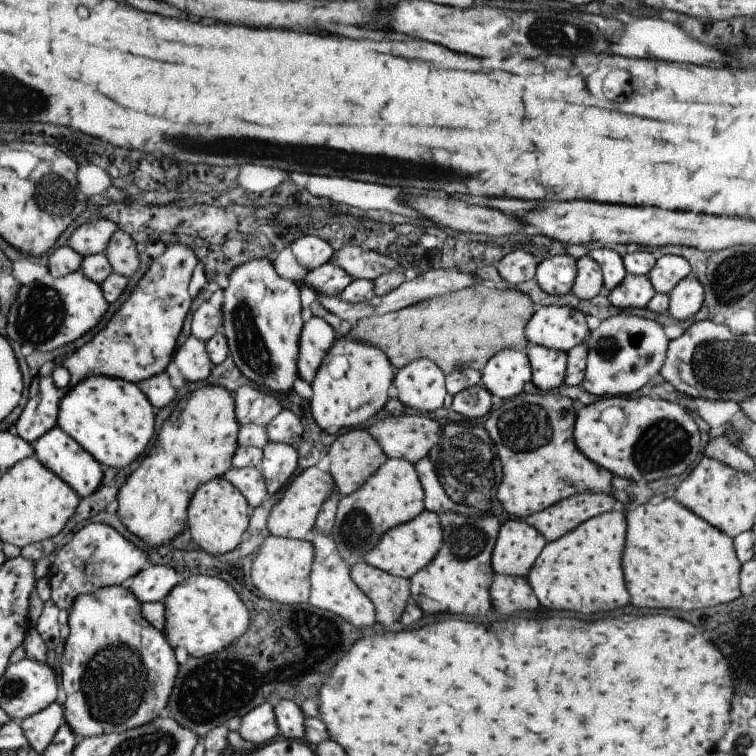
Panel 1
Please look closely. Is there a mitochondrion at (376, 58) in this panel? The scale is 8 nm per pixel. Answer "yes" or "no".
no

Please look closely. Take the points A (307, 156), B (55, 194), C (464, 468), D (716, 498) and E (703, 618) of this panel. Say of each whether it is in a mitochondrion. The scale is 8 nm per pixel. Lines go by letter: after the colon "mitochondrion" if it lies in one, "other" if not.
A: mitochondrion
B: mitochondrion
C: mitochondrion
D: other
E: other

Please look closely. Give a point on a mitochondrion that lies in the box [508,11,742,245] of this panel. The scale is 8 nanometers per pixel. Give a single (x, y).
(545, 42)

